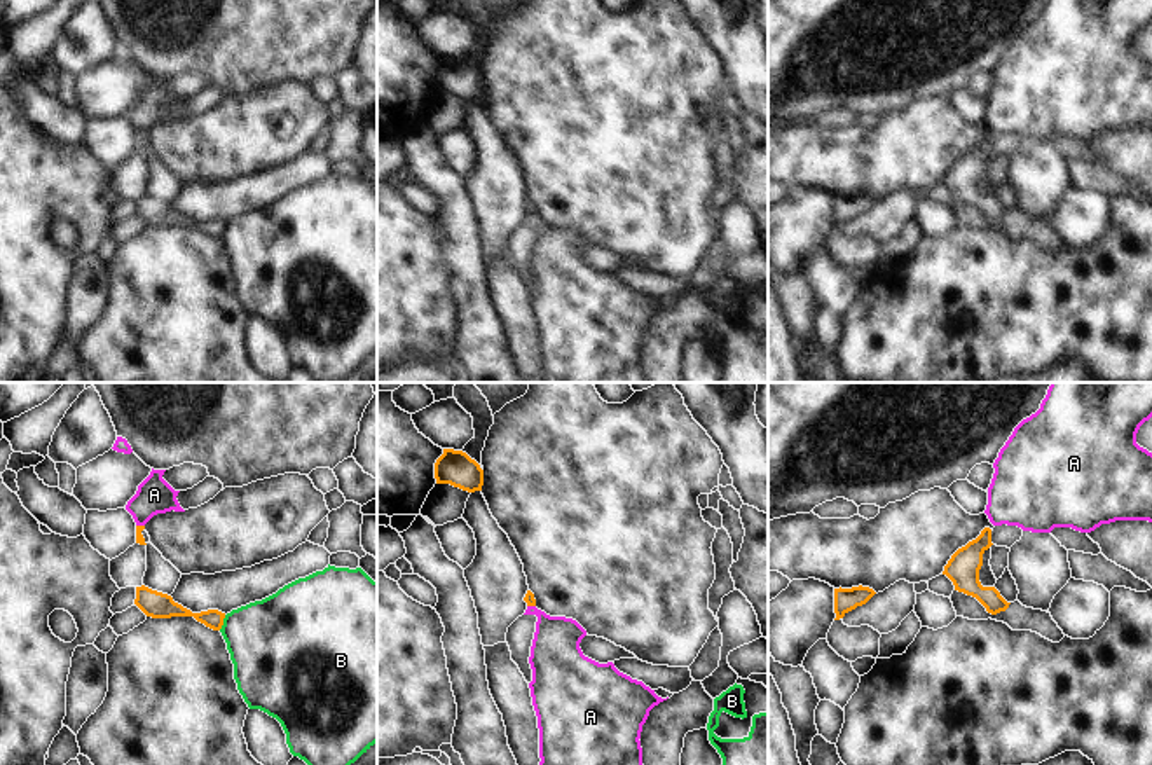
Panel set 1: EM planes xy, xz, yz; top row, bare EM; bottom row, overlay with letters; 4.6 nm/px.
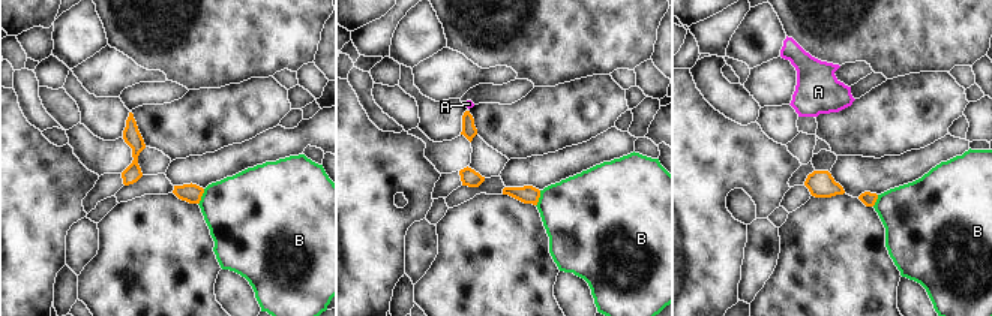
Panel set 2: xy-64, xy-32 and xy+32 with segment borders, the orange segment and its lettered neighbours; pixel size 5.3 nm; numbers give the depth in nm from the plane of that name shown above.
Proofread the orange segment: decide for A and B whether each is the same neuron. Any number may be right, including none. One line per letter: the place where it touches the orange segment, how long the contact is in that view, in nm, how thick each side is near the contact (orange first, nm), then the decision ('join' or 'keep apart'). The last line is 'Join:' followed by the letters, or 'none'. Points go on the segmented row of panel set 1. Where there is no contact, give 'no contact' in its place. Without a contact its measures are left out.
A: xy (140, 526) | 40 nm | 40/170 nm | keep apart
B: xy (222, 622) | 80 nm | 90/400 nm | keep apart
Join: none

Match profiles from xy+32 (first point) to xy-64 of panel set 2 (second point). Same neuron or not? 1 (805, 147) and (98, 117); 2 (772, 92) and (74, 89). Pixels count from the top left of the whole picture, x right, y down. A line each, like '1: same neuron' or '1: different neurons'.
1: different neurons
2: different neurons

